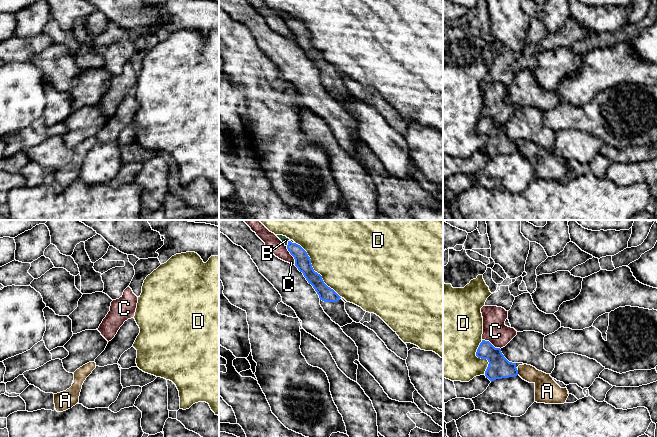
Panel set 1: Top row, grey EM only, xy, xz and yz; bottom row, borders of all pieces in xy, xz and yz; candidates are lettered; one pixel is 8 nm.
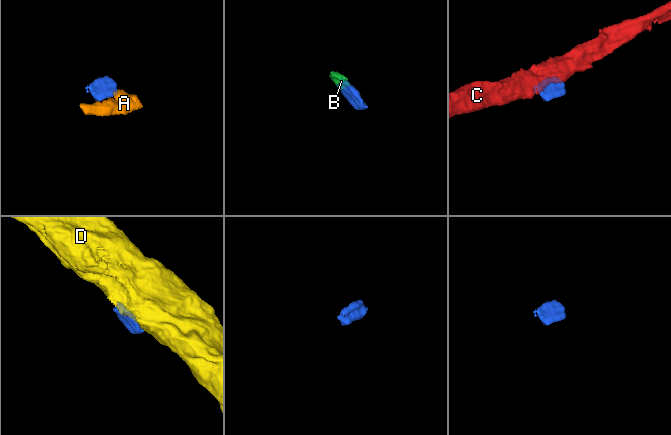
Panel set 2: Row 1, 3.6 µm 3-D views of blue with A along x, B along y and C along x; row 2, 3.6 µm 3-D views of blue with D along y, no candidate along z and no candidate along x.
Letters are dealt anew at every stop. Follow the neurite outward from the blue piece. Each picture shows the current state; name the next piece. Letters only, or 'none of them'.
B

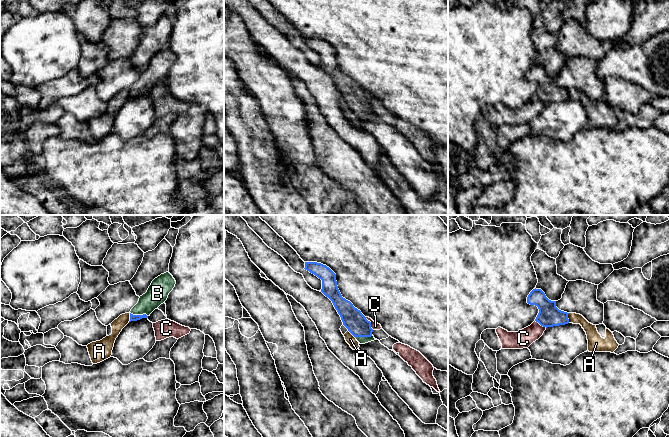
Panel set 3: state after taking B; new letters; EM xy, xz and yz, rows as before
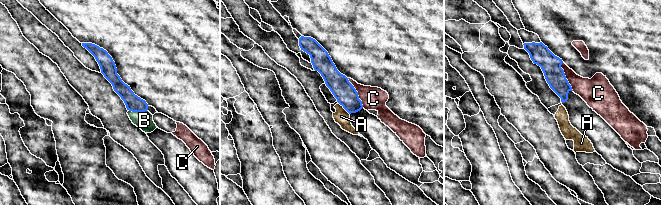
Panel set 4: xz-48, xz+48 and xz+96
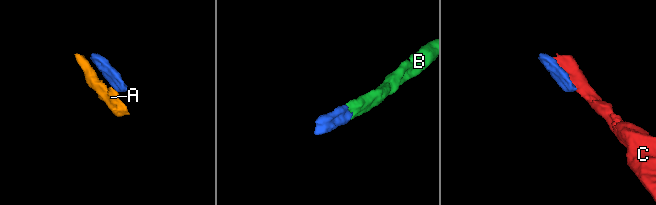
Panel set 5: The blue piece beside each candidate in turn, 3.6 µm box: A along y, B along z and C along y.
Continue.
B

